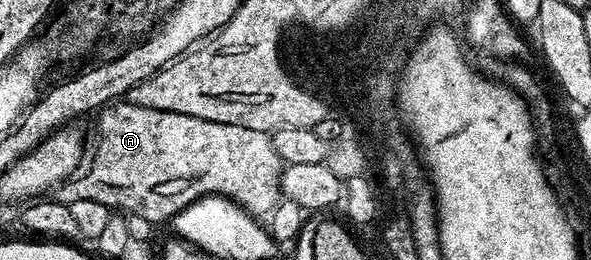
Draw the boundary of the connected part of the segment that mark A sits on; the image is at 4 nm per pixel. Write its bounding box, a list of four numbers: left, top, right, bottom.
[57,101,284,224]

